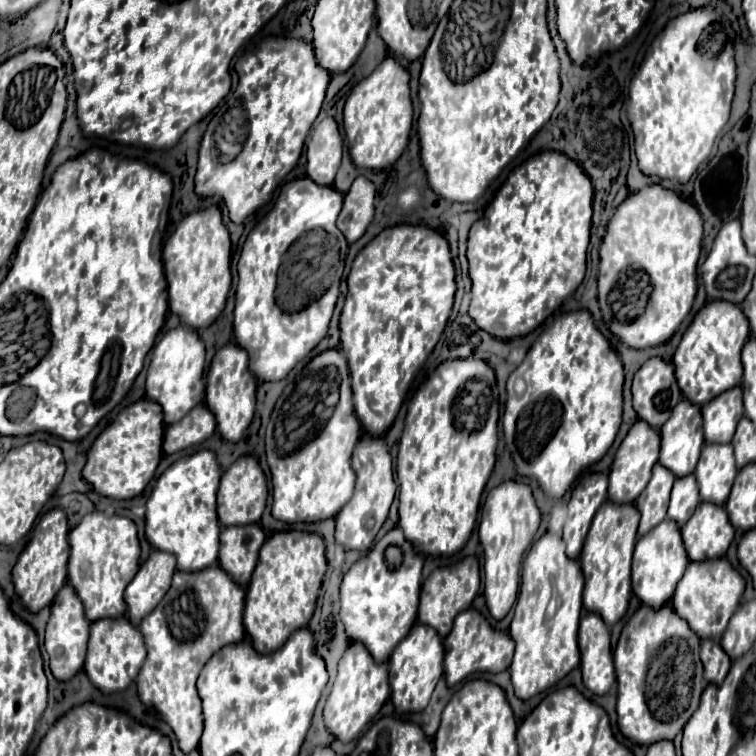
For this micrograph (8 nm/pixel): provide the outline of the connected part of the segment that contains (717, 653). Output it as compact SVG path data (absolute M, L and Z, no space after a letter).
M711 638L701 640L701 662L705 666L705 680L711 684L721 684L731 666L731 658L727 656L727 652L719 642Z

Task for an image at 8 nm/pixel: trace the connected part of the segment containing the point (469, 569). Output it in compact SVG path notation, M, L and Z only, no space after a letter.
M467 556L463 562L459 562L459 566L455 570L441 570L437 568L435 572L429 574L429 578L423 582L423 588L421 588L421 602L419 602L419 622L435 628L439 632L441 638L445 638L449 632L451 632L451 626L453 626L453 620L455 616L469 608L477 590L479 590L479 562L475 556Z

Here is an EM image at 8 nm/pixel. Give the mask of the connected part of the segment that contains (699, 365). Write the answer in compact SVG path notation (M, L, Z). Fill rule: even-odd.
M713 300L705 304L691 320L673 354L675 378L683 396L693 404L703 406L717 394L741 384L741 348L747 342L747 338L749 322L739 306L723 300Z

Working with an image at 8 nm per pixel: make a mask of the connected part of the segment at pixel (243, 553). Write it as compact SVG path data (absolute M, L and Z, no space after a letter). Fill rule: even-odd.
M259 524L223 526L221 530L219 566L243 588L249 584L263 542L265 532Z

